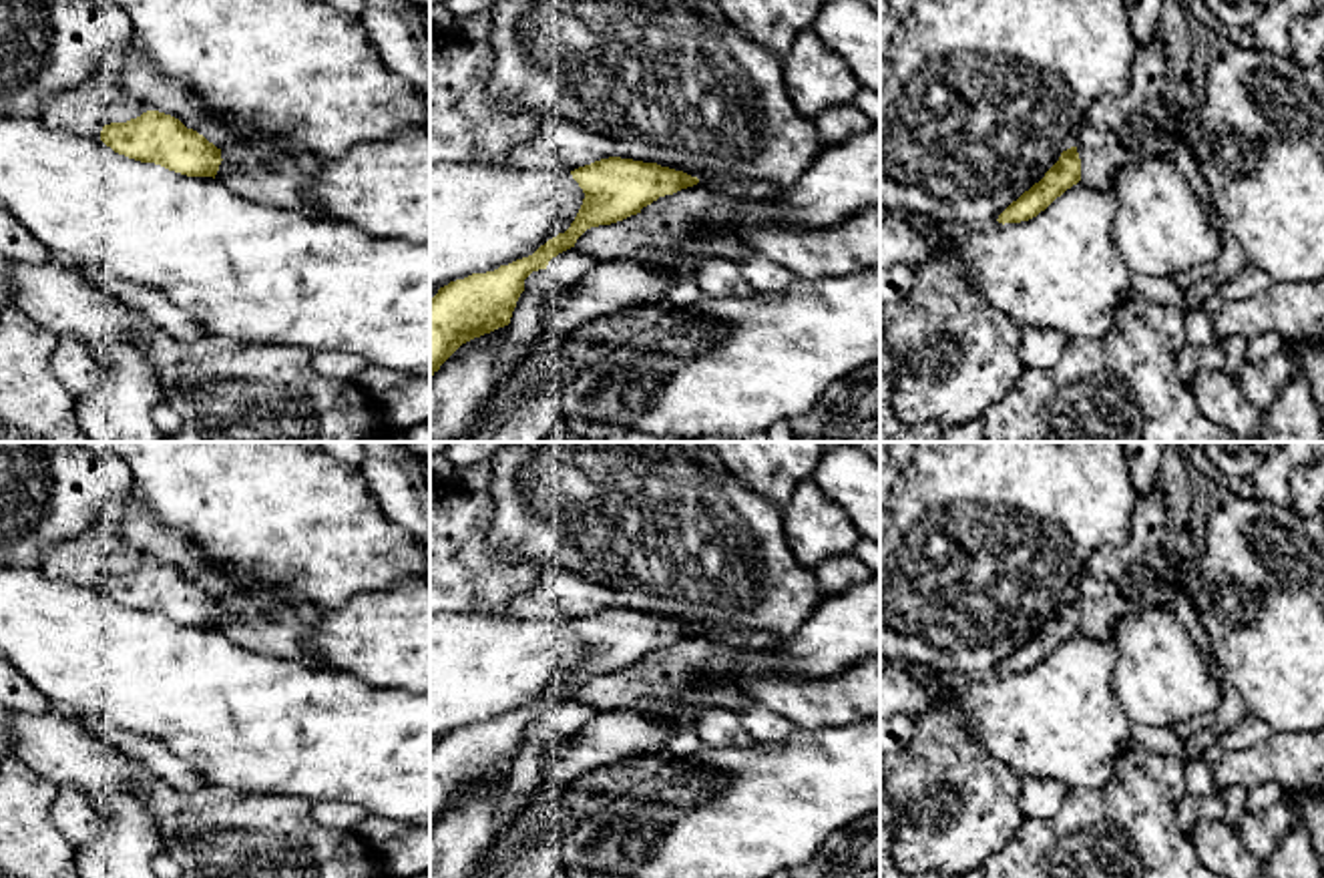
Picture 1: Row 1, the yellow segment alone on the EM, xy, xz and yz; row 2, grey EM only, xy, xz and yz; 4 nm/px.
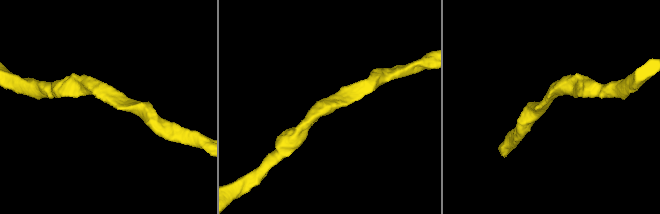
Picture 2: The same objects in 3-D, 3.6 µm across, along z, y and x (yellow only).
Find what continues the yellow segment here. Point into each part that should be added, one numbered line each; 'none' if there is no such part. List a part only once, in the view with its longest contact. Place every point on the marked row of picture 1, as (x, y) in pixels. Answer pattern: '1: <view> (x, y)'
none

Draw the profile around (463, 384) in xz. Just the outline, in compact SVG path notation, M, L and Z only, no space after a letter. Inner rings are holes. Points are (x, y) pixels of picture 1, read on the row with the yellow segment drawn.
M506 330L462 344L430 378L430 442L460 442L478 420L498 378L494 360Z

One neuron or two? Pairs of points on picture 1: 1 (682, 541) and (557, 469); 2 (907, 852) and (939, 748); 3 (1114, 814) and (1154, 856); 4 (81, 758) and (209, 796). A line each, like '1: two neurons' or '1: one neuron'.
1: one neuron
2: one neuron
3: one neuron
4: one neuron

